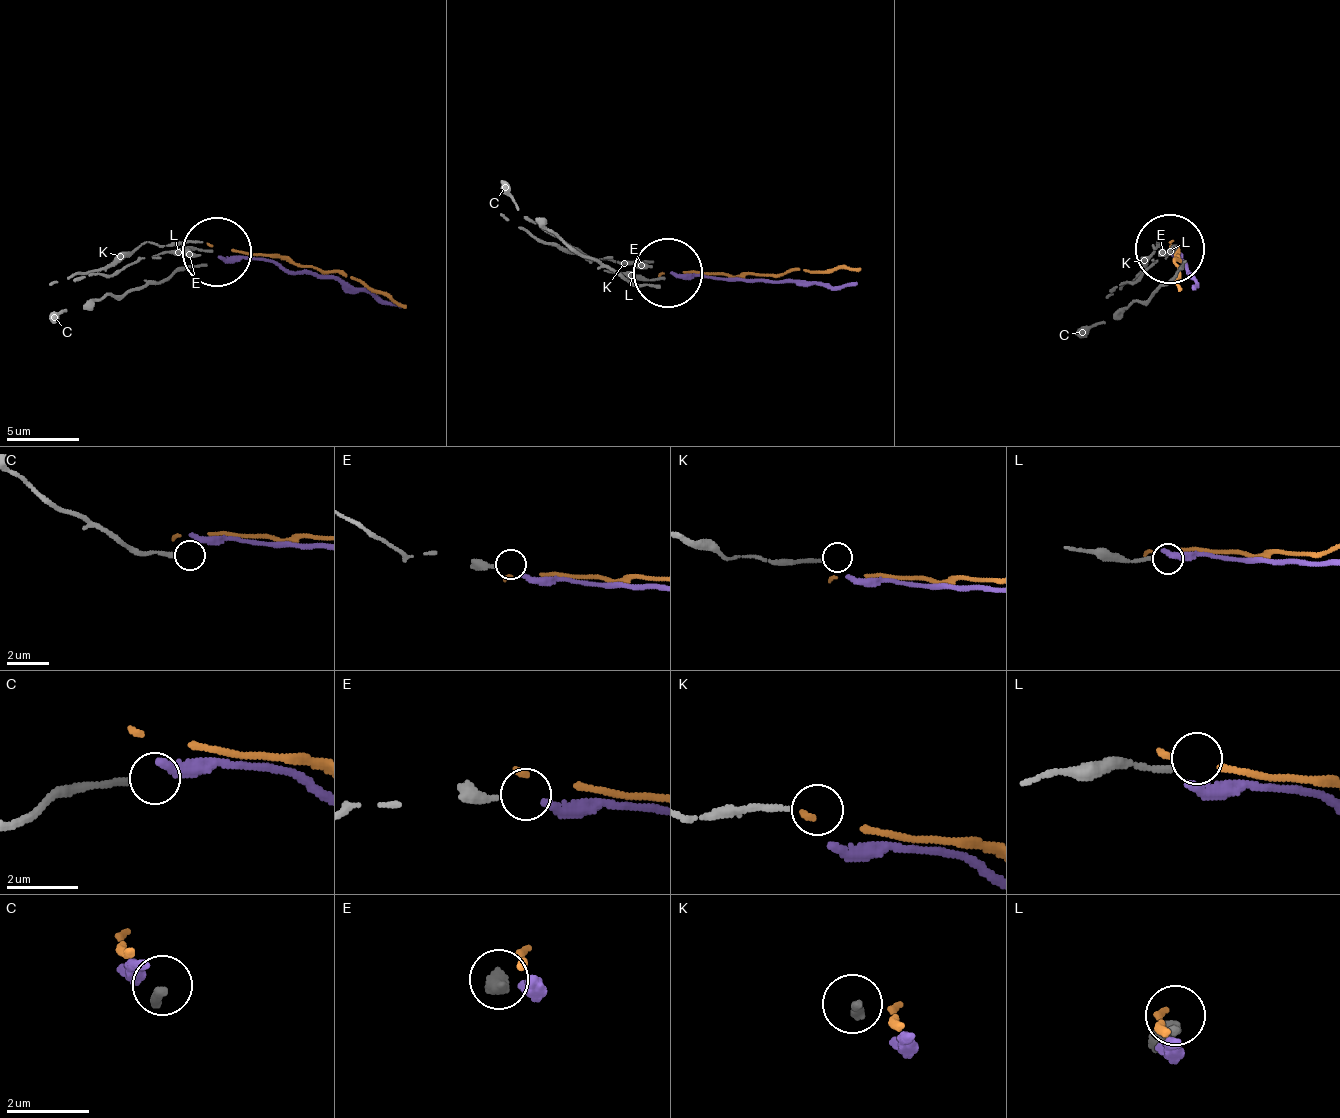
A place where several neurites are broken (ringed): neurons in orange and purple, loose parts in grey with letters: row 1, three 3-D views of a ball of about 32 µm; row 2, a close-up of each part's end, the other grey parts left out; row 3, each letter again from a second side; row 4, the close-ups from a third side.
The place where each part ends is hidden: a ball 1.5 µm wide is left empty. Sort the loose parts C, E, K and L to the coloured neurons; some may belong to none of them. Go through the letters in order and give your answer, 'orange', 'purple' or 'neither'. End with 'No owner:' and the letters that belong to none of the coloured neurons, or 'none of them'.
C: neither
E: neither
K: neither
L: neither
No owner: C, E, K, L

